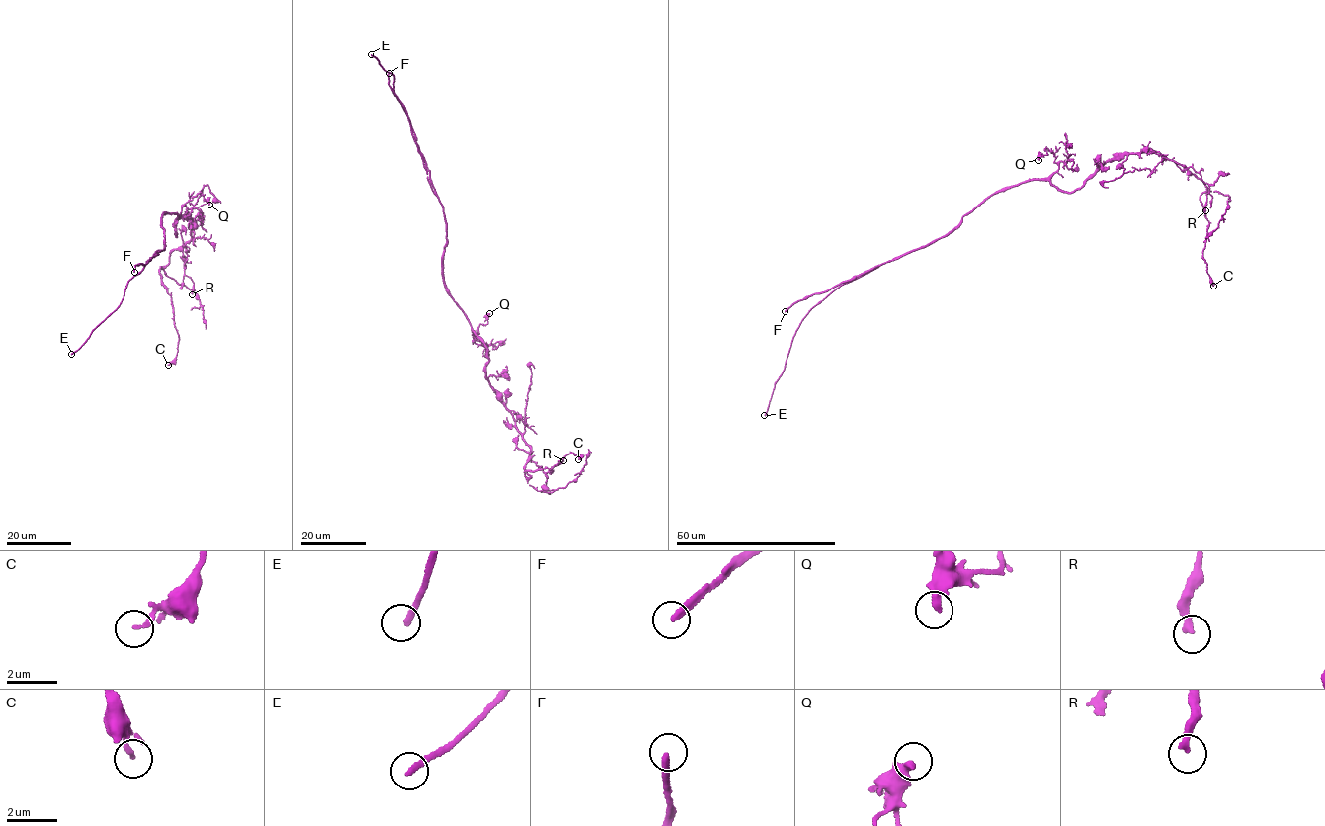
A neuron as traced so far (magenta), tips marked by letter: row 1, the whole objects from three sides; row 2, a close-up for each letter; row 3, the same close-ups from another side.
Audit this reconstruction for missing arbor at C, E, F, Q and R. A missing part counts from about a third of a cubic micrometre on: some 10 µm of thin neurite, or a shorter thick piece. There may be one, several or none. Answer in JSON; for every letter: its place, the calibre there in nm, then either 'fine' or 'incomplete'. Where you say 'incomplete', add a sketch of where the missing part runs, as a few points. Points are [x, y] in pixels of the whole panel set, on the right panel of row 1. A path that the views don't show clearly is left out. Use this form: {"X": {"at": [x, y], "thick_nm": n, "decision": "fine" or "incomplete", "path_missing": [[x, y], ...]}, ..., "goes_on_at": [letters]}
{"C": {"at": [1213, 286], "thick_nm": 160, "decision": "fine"}, "E": {"at": [764, 415], "thick_nm": 240, "decision": "incomplete"}, "F": {"at": [785, 311], "thick_nm": 280, "decision": "incomplete"}, "Q": {"at": [1038, 160], "thick_nm": 340, "decision": "fine"}, "R": {"at": [1205, 210], "thick_nm": 280, "decision": "fine"}, "goes_on_at": ["E", "F"]}

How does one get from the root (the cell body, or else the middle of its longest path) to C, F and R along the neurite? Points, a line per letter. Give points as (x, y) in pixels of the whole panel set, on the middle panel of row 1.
C: (451, 296), (483, 342), (487, 376), (529, 447), (526, 477), (524, 472), (551, 468), (569, 454), (578, 459)
F: (451, 296), (442, 273), (447, 241), (442, 205), (407, 113), (391, 90), (389, 73)
R: (451, 296), (484, 345), (489, 360), (484, 370), (529, 447), (529, 458), (545, 473), (563, 460)

